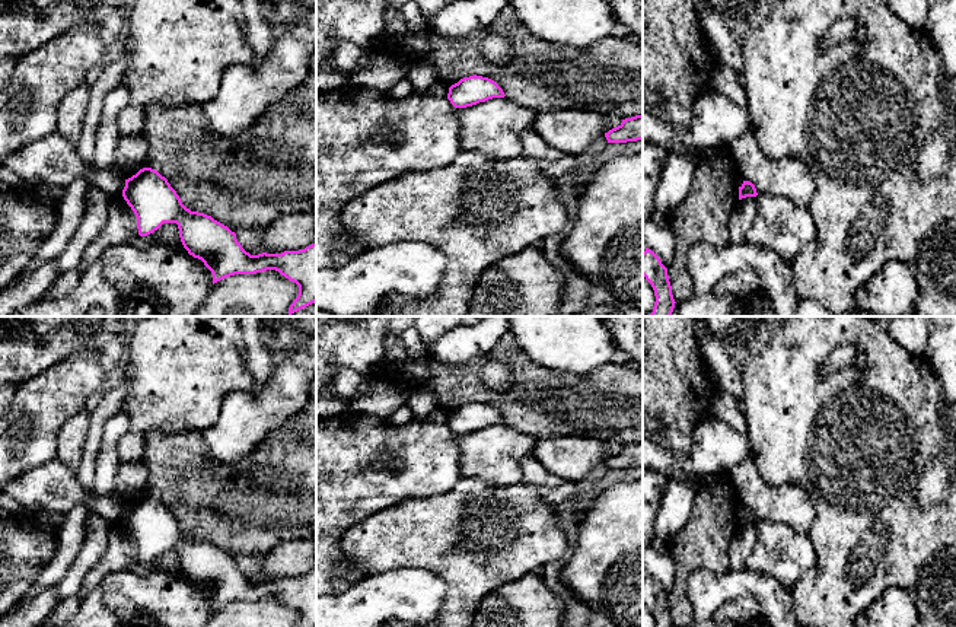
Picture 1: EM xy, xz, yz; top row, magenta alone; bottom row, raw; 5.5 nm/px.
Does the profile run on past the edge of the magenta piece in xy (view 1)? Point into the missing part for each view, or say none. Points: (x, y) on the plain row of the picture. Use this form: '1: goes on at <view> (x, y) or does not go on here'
1: does not go on here

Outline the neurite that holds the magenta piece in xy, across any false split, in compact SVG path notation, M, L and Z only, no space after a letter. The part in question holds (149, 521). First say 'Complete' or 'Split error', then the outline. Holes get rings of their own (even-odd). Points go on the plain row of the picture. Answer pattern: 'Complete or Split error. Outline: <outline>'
Complete. Outline: M143 494L125 506L122 523L137 544L140 563L153 560L163 550L176 550L184 575L189 582L201 586L211 598L213 611L235 601L255 601L275 596L299 612L299 621L294 627L316 627L316 569L299 577L251 582L242 575L236 566L236 560L227 553L211 542L187 535L168 506L152 494Z

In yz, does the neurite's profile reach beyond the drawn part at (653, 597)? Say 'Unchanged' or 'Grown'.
Unchanged

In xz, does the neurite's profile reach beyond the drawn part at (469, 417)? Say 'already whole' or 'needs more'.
already whole

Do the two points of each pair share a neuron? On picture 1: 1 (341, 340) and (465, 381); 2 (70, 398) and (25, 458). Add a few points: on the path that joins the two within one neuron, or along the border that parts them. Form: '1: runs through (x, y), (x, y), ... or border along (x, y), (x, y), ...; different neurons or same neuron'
1: border along (389, 331), (384, 340), (384, 357), (373, 375); different neurons
2: runs through (56, 413), (28, 444); same neuron

